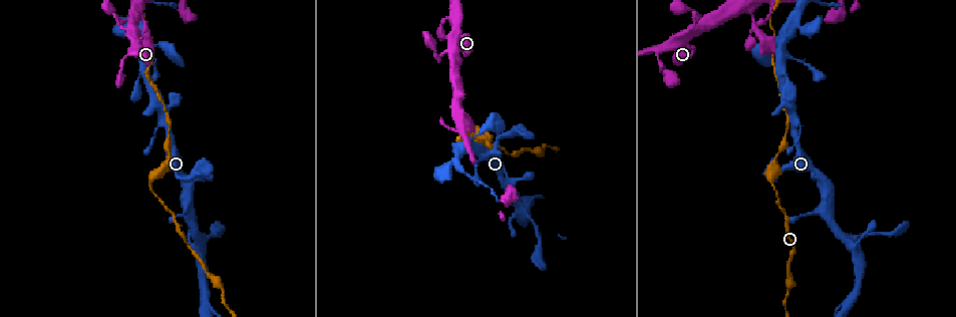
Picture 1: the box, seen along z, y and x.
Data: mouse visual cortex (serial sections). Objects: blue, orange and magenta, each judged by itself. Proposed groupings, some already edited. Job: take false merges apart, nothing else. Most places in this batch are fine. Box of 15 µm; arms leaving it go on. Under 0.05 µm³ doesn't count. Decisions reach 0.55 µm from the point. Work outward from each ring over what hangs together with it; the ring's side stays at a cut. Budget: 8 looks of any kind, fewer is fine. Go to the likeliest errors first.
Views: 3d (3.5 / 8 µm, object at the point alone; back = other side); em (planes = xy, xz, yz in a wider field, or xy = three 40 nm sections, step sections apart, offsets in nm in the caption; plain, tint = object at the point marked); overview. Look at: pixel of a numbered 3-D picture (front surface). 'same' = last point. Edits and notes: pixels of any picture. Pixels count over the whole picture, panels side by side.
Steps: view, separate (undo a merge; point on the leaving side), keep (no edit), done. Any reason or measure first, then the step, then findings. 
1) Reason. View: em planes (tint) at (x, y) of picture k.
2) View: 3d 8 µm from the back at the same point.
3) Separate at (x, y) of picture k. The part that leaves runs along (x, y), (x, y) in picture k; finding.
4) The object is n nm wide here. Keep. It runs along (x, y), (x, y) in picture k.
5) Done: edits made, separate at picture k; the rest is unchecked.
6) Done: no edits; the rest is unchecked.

Side arm on a straight run. View: 3d 3.5 µm from the back at (452, 52) of picture 1.

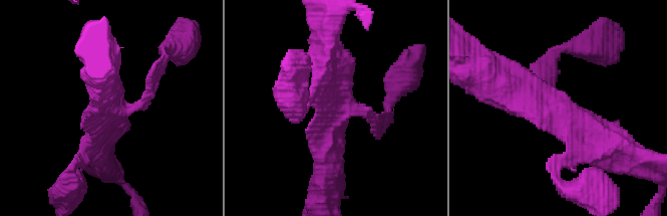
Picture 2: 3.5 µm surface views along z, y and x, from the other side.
View: em planes (plain) at (558, 108) of picture 2.

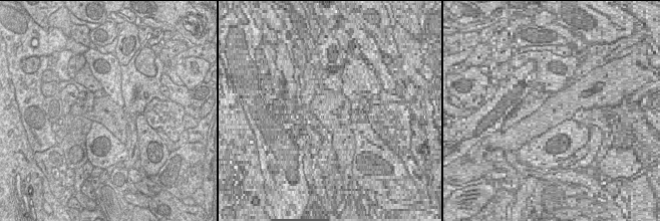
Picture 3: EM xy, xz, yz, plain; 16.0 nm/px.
With the object marked. View: em planes (tint) at the same point.

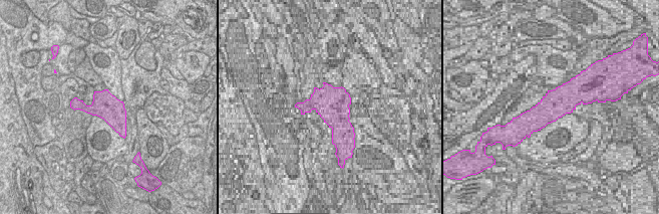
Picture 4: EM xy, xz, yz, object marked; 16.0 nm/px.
Keep. It runs along (569, 163), (559, 106), (499, 88) in picture 2; one cell here.

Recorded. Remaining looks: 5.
Abrupt turn. View: 3d 3.5 µm at (151, 181) of picture 1.

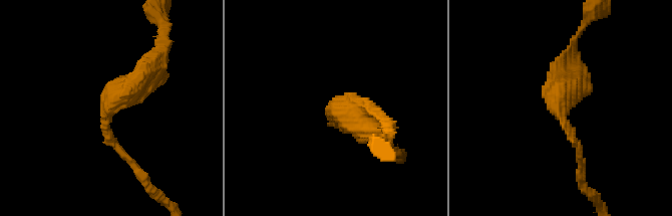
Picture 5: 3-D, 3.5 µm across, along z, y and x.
View: em xy step 1 (tint) at (330, 114) of picture 5.

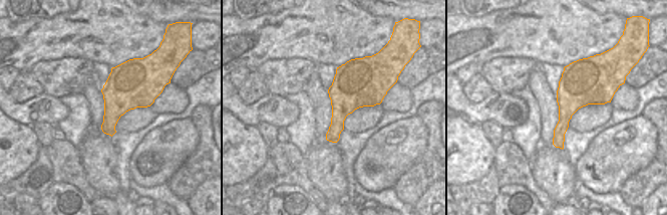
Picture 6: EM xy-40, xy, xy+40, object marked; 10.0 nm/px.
The arms are 150, 450 nm wide. Keep. It runs along (140, 171), (109, 143), (106, 109), (149, 74) in picture 5; all the same cell.

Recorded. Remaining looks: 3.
A narrow waist. View: 3d 3.5 µm at (758, 29) of picture 1.

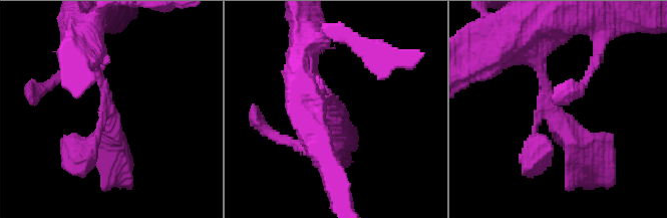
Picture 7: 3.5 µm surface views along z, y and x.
Keep. It runs along (533, 52), (553, 115), (597, 167) in picture 7; continuous, no second cell.

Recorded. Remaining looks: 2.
Done: no edits; the rest is unchecked.

